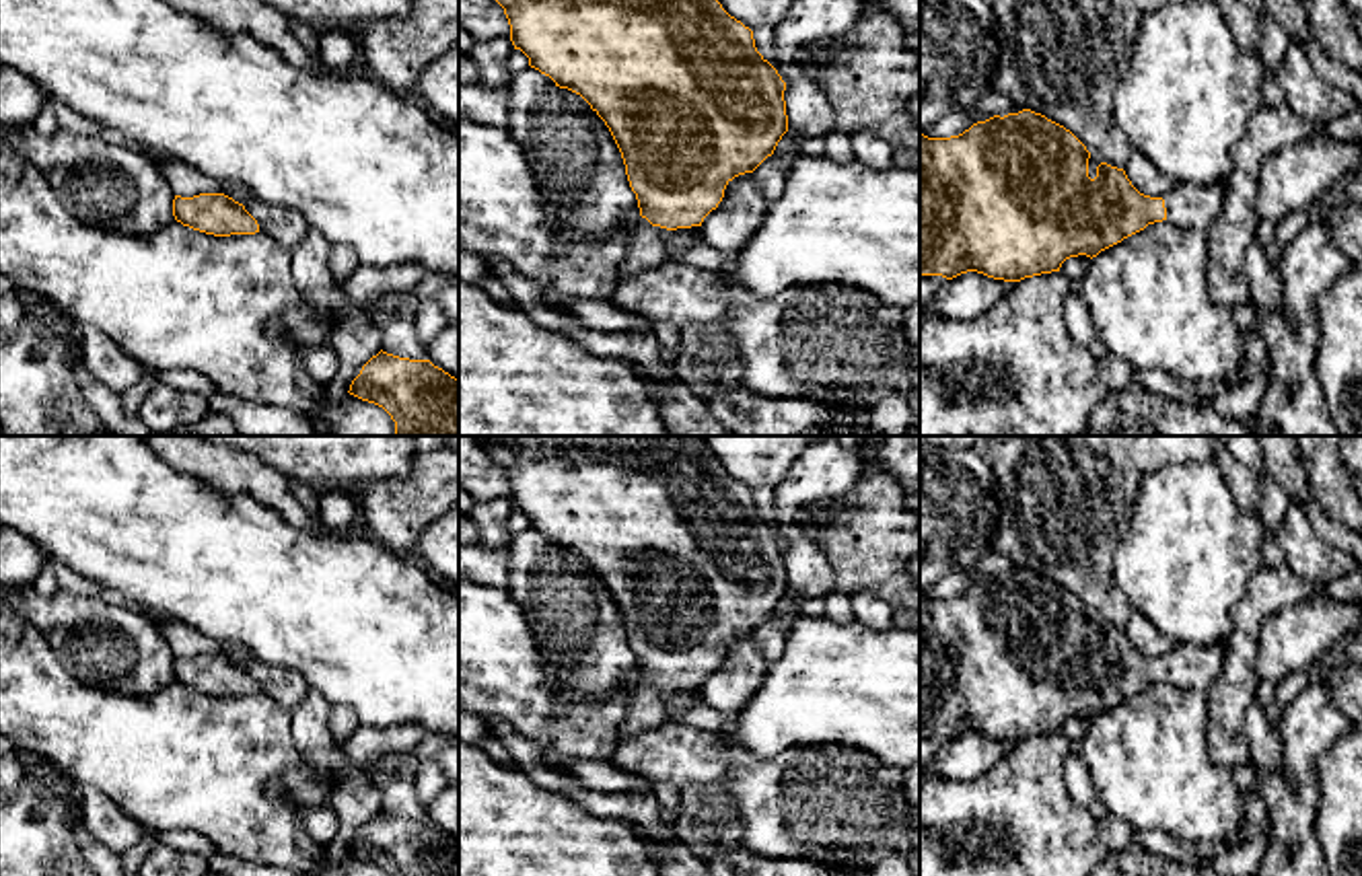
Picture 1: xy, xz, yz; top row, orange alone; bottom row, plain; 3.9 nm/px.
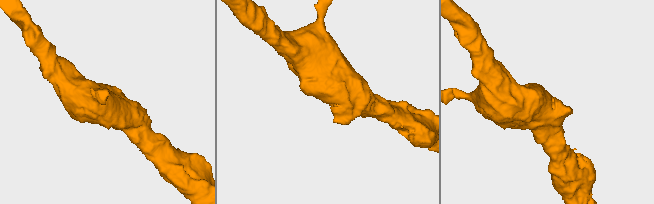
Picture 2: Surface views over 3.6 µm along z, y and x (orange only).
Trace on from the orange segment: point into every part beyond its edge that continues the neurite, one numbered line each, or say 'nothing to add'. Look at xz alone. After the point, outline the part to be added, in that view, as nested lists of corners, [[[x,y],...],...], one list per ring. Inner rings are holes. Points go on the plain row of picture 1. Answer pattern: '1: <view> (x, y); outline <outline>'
1: xz (647, 708); outline [[[652,685],[634,687],[630,691],[625,718],[617,728],[617,742],[662,726],[669,720],[669,693],[671,691]]]

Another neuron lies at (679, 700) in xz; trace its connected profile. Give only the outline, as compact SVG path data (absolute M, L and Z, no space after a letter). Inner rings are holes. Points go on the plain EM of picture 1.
M702 687L677 689L669 693L667 718L679 720L702 697Z

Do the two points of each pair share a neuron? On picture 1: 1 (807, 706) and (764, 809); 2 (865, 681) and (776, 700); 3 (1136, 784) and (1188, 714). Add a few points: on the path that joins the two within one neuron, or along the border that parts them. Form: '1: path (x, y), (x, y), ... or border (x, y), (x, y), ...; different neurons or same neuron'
1: border (838, 743), (772, 755), (741, 747); different neurons
2: path (842, 683), (799, 700); same neuron
3: path (1149, 768), (1149, 753), (1171, 731); same neuron

